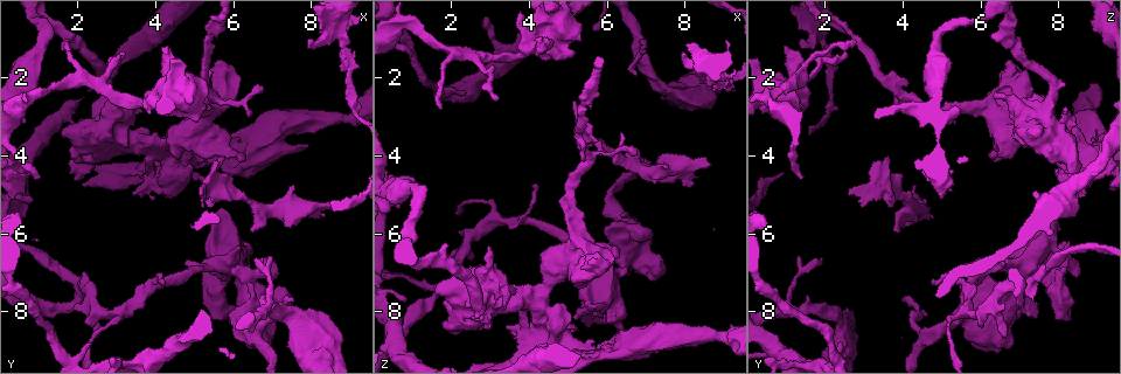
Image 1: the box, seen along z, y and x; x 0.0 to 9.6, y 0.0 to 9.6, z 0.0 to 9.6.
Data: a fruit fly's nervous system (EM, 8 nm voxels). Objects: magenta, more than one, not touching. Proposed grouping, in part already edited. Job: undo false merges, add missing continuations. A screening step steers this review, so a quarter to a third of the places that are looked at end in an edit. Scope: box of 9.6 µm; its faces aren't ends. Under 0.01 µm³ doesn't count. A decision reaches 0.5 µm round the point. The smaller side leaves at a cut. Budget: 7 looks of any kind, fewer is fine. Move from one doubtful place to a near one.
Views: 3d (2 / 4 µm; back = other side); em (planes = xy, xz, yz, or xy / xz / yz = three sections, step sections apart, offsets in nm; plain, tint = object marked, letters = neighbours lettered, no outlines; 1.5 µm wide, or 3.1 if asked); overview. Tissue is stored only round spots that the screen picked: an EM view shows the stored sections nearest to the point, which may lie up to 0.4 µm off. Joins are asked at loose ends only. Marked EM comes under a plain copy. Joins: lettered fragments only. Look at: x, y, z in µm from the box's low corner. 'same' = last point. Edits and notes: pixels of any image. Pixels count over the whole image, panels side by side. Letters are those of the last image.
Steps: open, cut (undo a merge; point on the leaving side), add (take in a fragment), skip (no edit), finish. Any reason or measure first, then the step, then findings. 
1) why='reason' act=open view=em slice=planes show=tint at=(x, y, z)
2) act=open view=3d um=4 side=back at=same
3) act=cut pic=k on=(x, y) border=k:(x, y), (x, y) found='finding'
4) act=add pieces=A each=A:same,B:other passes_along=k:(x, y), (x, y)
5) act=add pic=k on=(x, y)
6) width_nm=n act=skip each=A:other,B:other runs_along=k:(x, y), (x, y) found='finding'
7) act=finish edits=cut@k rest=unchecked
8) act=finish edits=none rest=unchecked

why='branch stops here' act=open view=3d um=4 at=(7.95, 8.00, 2.65)

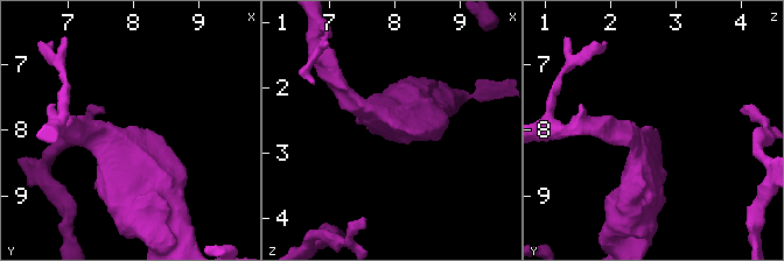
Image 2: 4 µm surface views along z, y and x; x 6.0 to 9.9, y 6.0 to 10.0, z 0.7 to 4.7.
why='need the tissue' act=open view=em slice=xz step=8 show=letters at=(7.95, 7.95, 2.60)

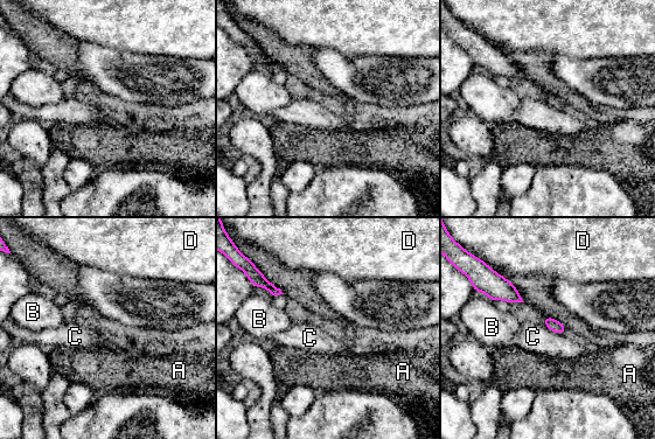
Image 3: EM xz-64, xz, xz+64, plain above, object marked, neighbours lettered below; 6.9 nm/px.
act=open view=em slice=planes show=letters at=same

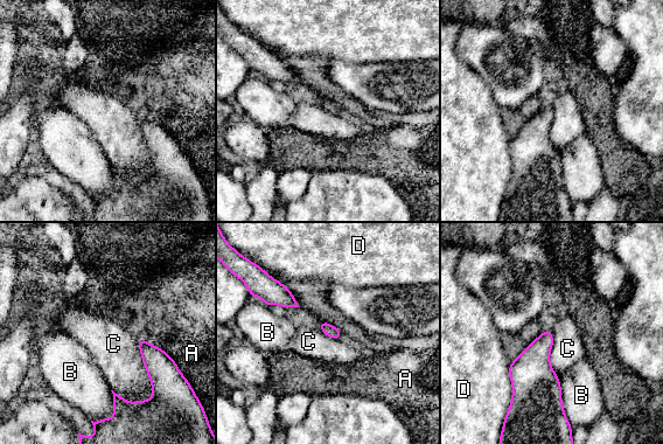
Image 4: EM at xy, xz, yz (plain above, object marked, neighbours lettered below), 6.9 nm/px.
act=skip each=A:other,B:other,C:other,D:other border=4:(140, 338), (139, 353), (152, 395) found='no lettered fragment goes on from it'

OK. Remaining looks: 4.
why='free end' act=open view=3d um=4 at=(2.25, 8.85, 2.45)

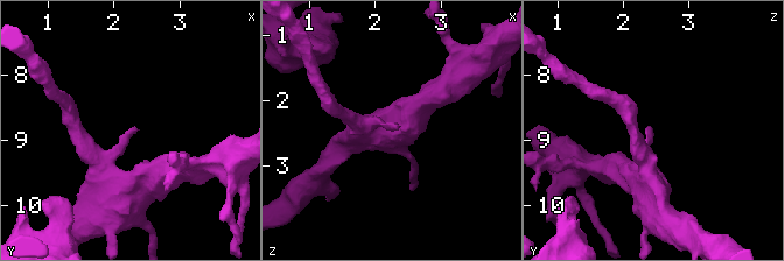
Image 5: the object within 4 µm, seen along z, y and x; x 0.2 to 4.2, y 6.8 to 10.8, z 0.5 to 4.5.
act=open view=em slice=planes show=letters at=(2.30, 8.80, 2.45)

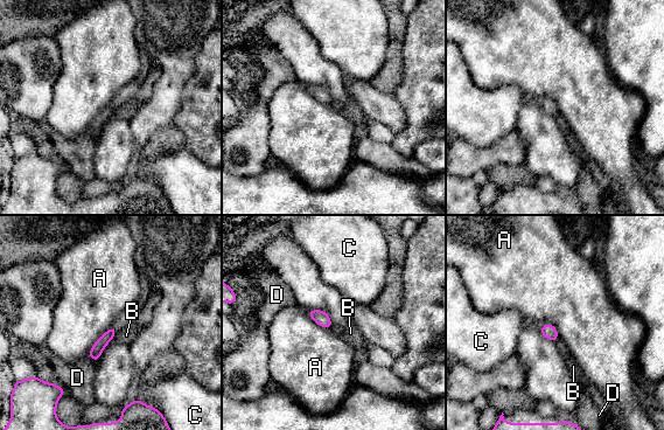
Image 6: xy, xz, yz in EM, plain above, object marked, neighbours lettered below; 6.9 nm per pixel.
act=skip each=A:other,B:other,C:other,D:other border=6:(112, 325), (93, 344), (88, 354) found='none of them fits'

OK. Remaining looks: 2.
why='branch point' act=open view=3d um=4 at=(6.05, 4.90, 3.85)

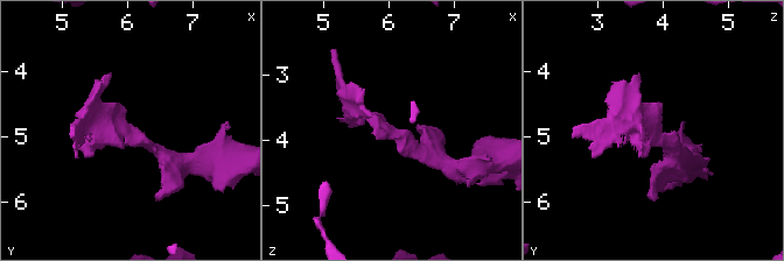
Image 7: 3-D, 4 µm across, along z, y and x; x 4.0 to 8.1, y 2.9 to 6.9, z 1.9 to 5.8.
arms=3 arm_widths_nm=190,220,220 act=open view=em slice=planes show=letters at=(5.95, 4.95, 3.80)

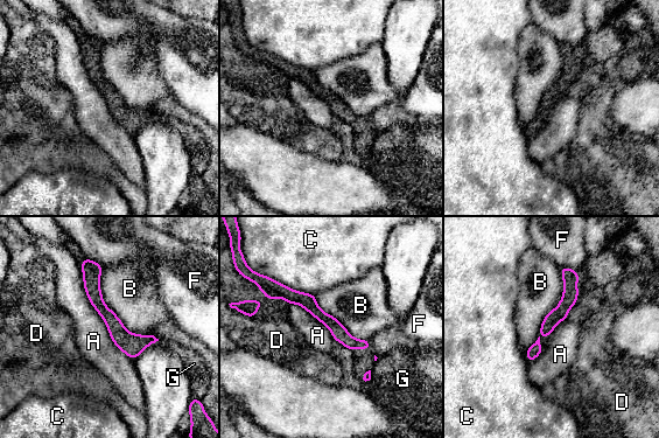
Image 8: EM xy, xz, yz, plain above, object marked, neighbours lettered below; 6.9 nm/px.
width_nm=110 act=skip each=A:other,B:other,C:other,D:other,F:other,G:other border=8:(79, 262), (89, 303), (133, 360) found='one cell here'

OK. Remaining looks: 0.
act=finish edits=none rest=unchecked

